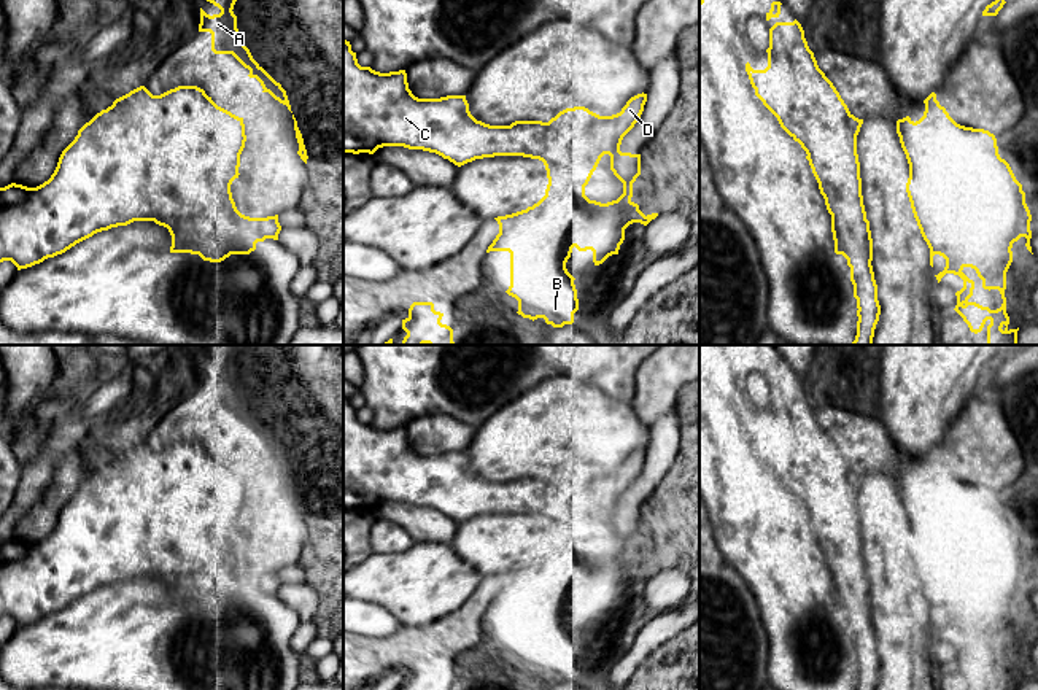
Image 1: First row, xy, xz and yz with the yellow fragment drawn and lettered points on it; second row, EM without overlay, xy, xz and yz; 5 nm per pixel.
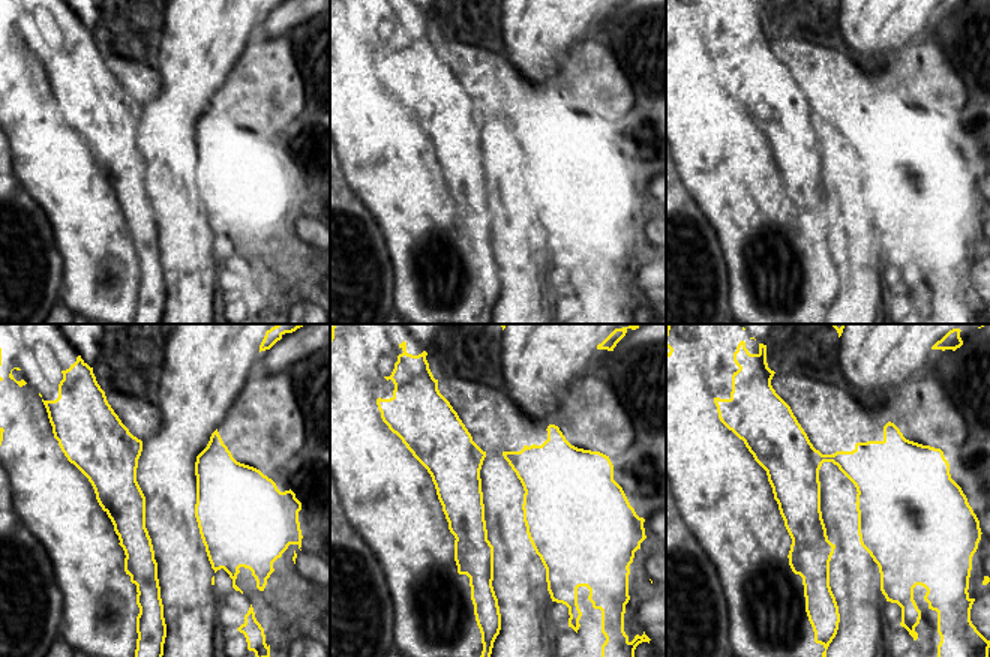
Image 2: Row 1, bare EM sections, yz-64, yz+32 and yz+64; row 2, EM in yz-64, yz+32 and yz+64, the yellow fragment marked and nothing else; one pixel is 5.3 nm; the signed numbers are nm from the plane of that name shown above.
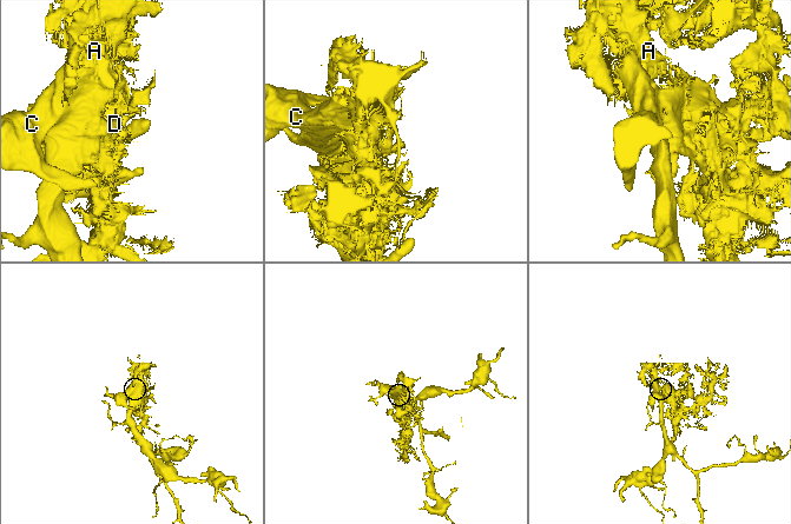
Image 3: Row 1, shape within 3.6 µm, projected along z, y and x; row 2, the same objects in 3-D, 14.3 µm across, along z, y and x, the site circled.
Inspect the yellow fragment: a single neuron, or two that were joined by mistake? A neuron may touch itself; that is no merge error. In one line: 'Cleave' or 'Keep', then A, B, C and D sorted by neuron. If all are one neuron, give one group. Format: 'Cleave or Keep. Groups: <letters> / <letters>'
Cleave. Groups: A B D / C

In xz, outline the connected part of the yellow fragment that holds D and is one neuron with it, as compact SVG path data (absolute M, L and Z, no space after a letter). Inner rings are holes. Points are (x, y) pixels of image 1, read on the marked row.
M642 92L612 116L574 107L548 122L512 122L542 127L542 151L526 157L542 161L548 178L545 196L537 204L494 218L499 234L486 250L510 253L505 293L518 300L517 313L523 318L544 318L553 328L572 324L579 310L575 278L566 269L572 248L591 250L593 262L599 266L618 254L629 224L647 226L658 216L645 216L631 200L633 183L641 175L641 154L620 151L645 102L647 94ZM604 154L610 156L610 170L623 183L623 194L607 204L585 196L585 186Z

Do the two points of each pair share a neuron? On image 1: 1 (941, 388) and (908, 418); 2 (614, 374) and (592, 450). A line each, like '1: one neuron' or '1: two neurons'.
1: one neuron
2: two neurons

